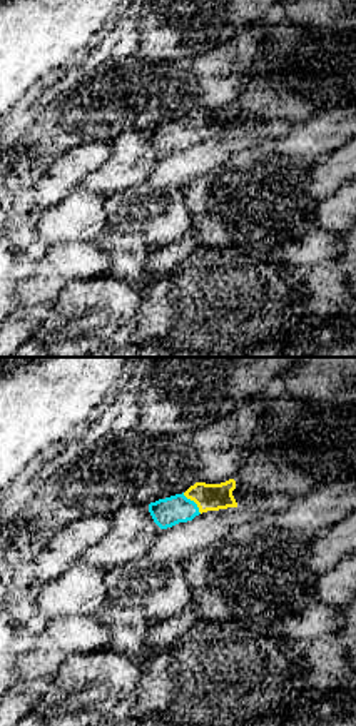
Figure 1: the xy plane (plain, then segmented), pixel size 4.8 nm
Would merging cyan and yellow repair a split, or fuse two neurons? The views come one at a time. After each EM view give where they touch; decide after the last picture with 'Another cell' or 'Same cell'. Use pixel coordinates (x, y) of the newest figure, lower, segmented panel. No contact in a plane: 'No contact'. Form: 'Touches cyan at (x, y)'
Touches cyan at (194, 503)

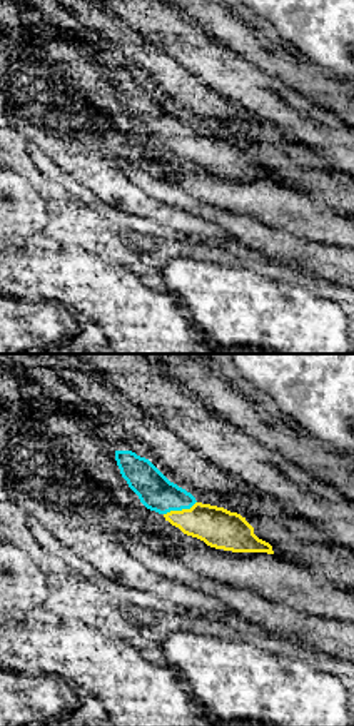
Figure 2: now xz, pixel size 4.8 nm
Touches cyan at (179, 509)

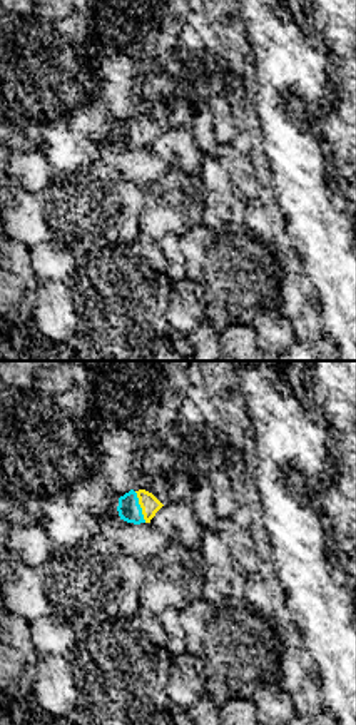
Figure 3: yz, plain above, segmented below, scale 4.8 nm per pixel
Touches cyan at (139, 506)

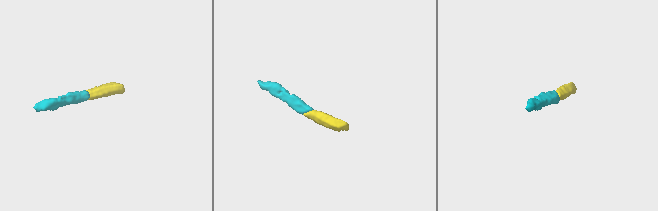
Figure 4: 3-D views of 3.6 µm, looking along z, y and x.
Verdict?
Same cell

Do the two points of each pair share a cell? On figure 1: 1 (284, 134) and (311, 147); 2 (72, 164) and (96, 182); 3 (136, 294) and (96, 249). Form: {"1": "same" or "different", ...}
{"1": "same", "2": "different", "3": "different"}

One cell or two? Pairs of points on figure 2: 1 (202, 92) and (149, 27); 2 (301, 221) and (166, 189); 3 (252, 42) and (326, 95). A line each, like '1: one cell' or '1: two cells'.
1: two cells
2: two cells
3: one cell

